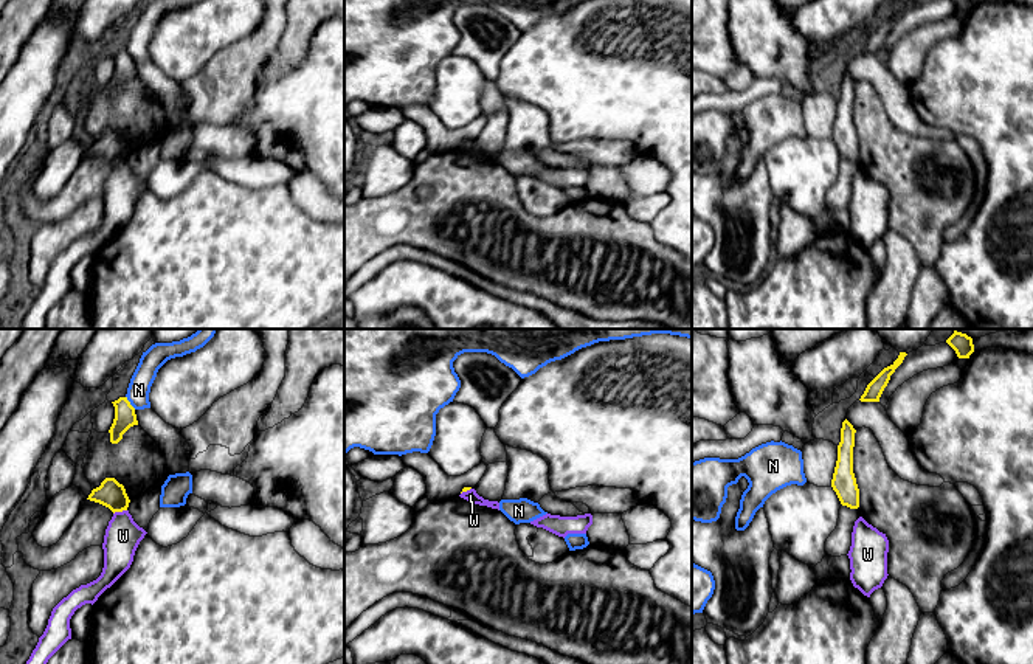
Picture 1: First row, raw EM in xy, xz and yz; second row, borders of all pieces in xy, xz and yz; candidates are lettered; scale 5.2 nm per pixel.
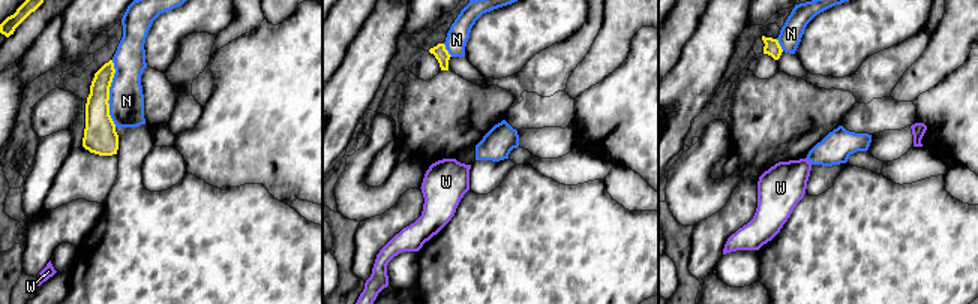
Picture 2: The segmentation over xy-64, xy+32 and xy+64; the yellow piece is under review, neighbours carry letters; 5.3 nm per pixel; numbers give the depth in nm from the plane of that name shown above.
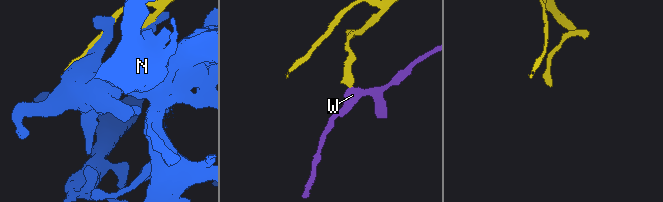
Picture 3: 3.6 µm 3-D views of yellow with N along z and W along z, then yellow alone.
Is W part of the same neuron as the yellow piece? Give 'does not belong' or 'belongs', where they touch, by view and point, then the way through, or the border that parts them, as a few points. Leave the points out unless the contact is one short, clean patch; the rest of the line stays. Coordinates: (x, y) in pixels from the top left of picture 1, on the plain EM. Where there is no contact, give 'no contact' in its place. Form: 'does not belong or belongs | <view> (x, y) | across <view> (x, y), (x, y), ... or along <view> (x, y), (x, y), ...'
does not belong | xy (120, 163) | along xy (126, 162), (114, 166)

